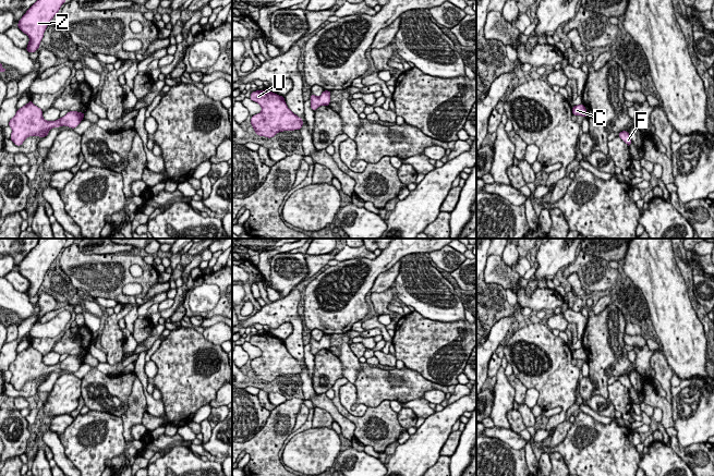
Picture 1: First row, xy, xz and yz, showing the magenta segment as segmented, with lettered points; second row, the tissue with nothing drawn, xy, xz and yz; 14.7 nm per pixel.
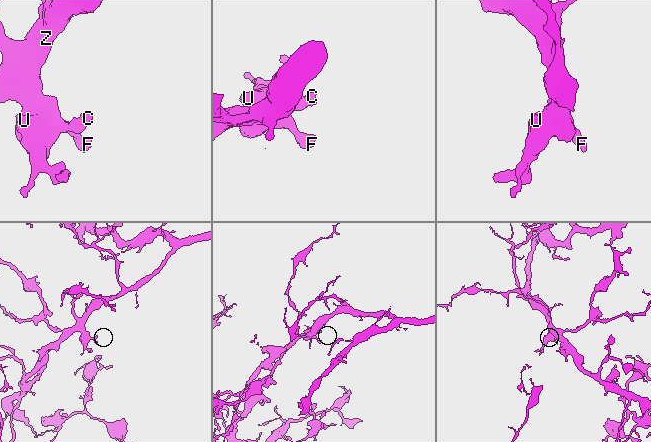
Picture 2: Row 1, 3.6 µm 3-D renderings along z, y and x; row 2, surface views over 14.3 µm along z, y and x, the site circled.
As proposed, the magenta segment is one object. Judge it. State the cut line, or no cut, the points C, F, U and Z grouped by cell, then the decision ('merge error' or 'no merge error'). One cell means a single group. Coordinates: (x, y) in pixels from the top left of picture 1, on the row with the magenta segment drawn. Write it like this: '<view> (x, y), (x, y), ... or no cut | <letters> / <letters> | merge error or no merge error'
no cut | C F U Z | no merge error

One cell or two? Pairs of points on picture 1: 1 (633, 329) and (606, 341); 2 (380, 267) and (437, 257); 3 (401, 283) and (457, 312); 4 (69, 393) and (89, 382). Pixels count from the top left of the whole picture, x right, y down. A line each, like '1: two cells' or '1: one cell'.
1: two cells
2: two cells
3: one cell
4: two cells

